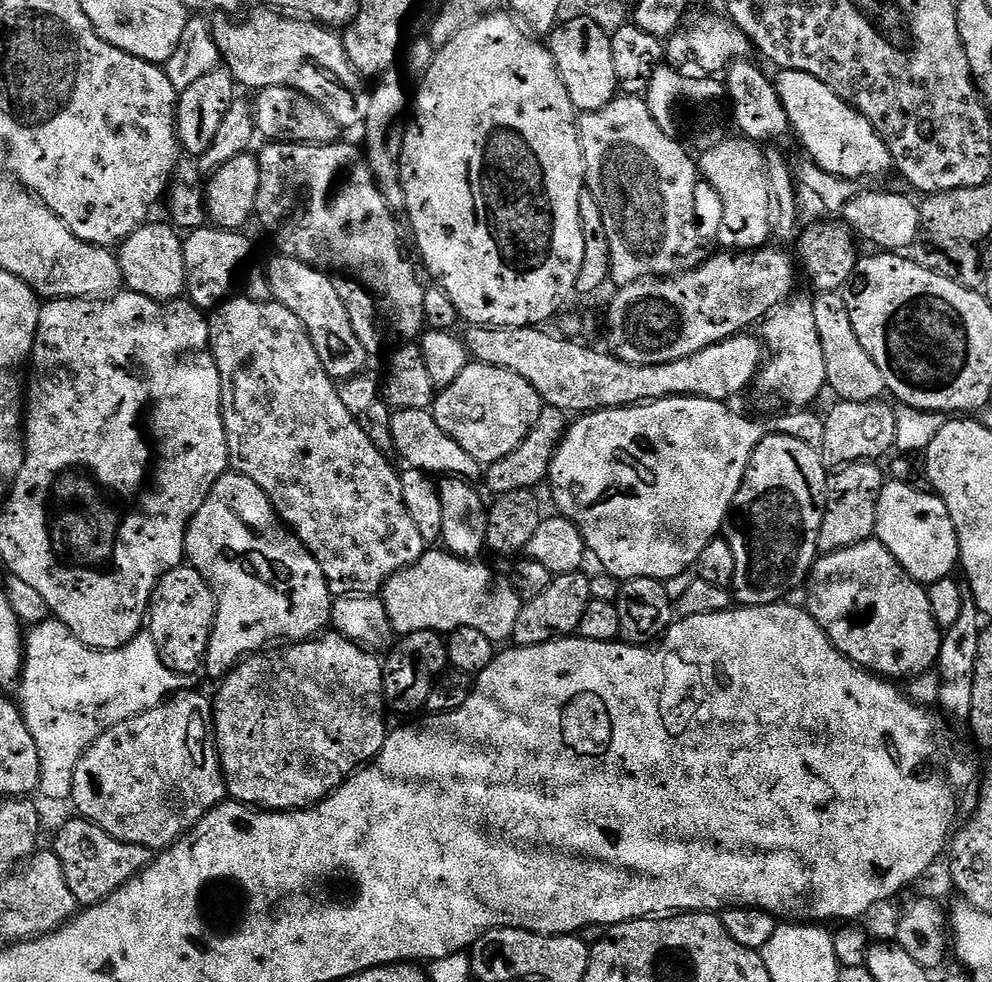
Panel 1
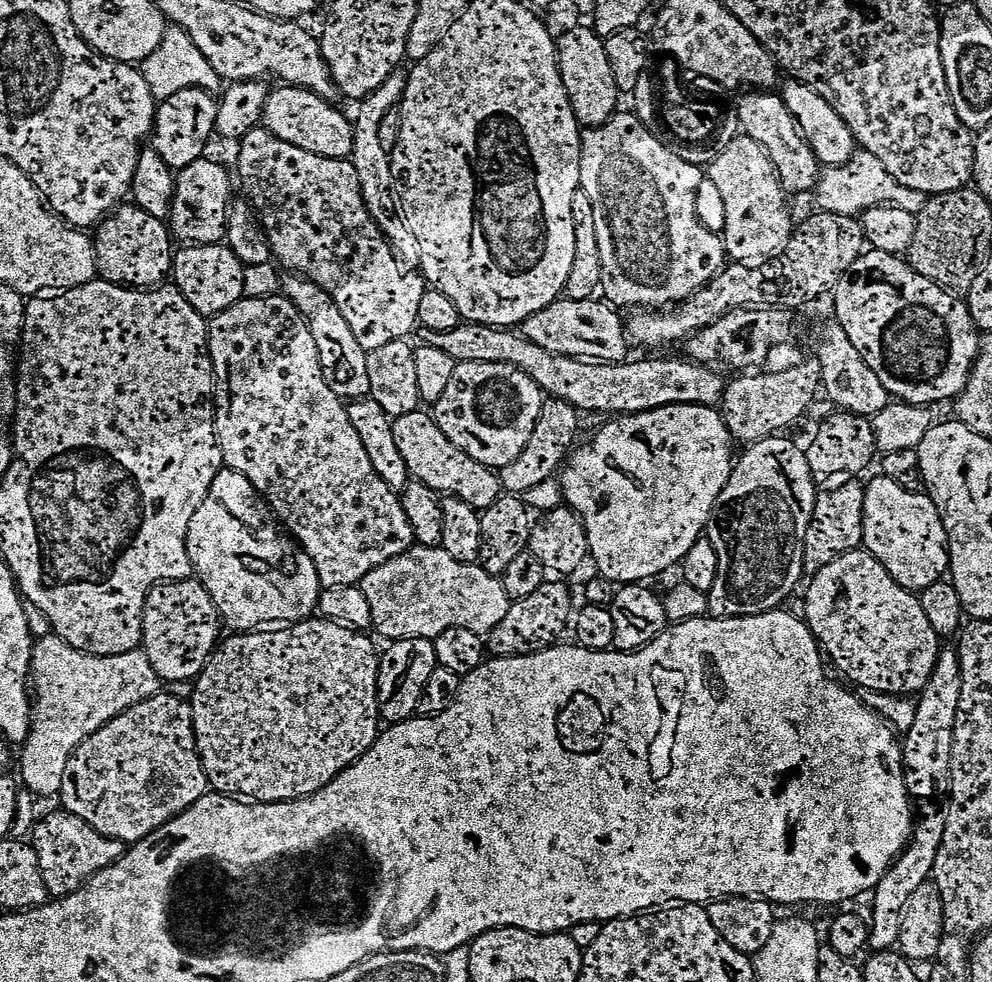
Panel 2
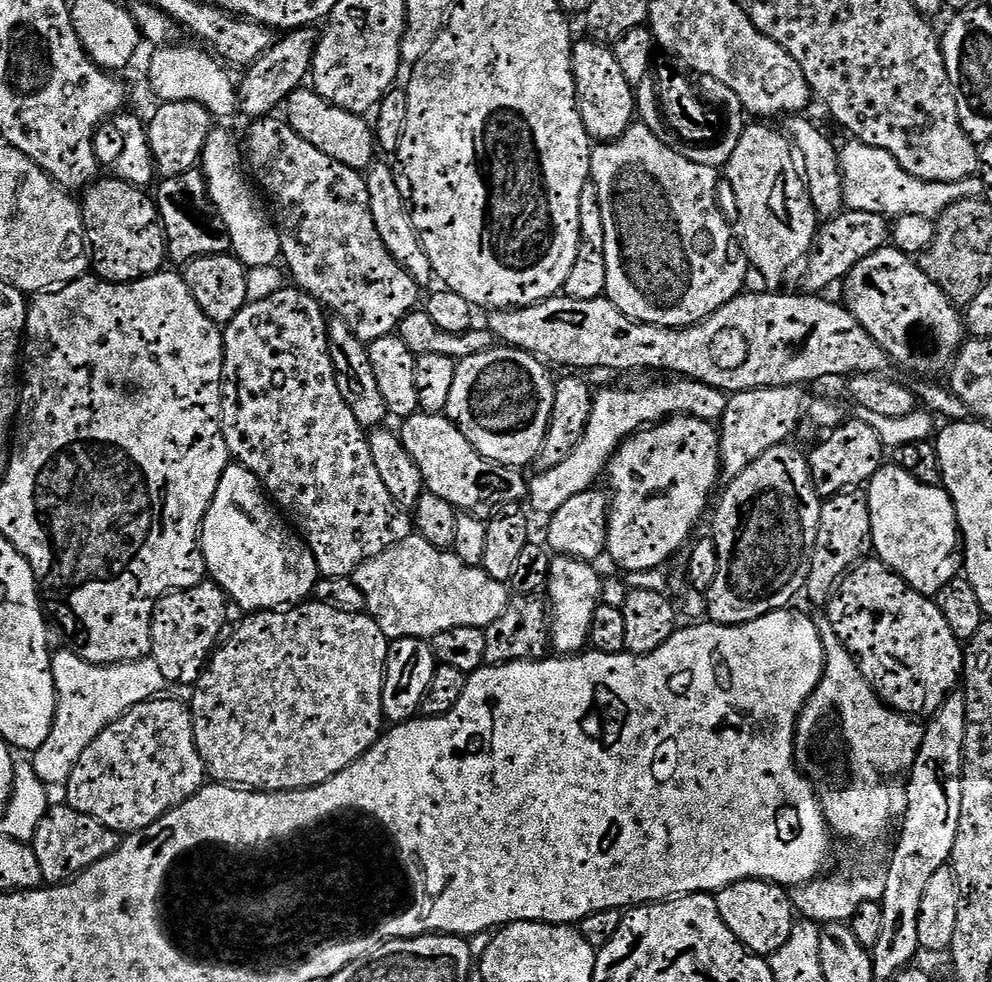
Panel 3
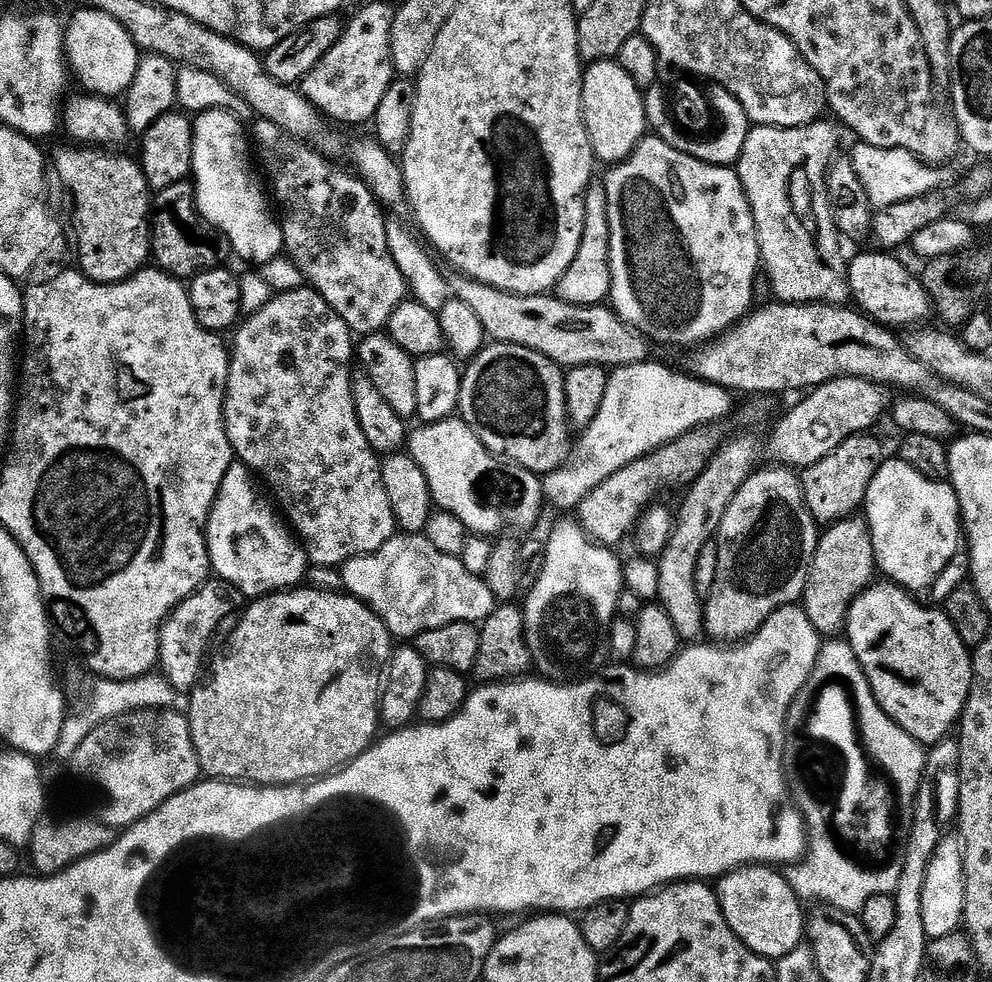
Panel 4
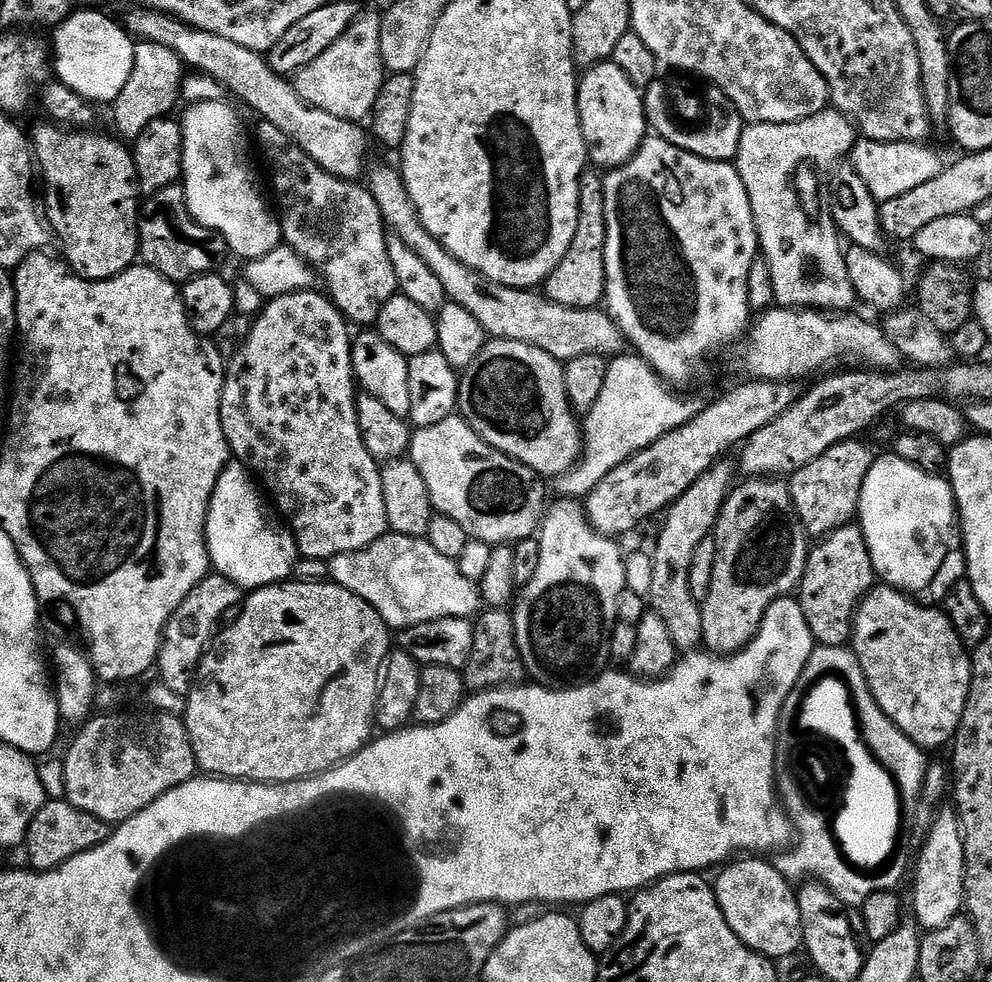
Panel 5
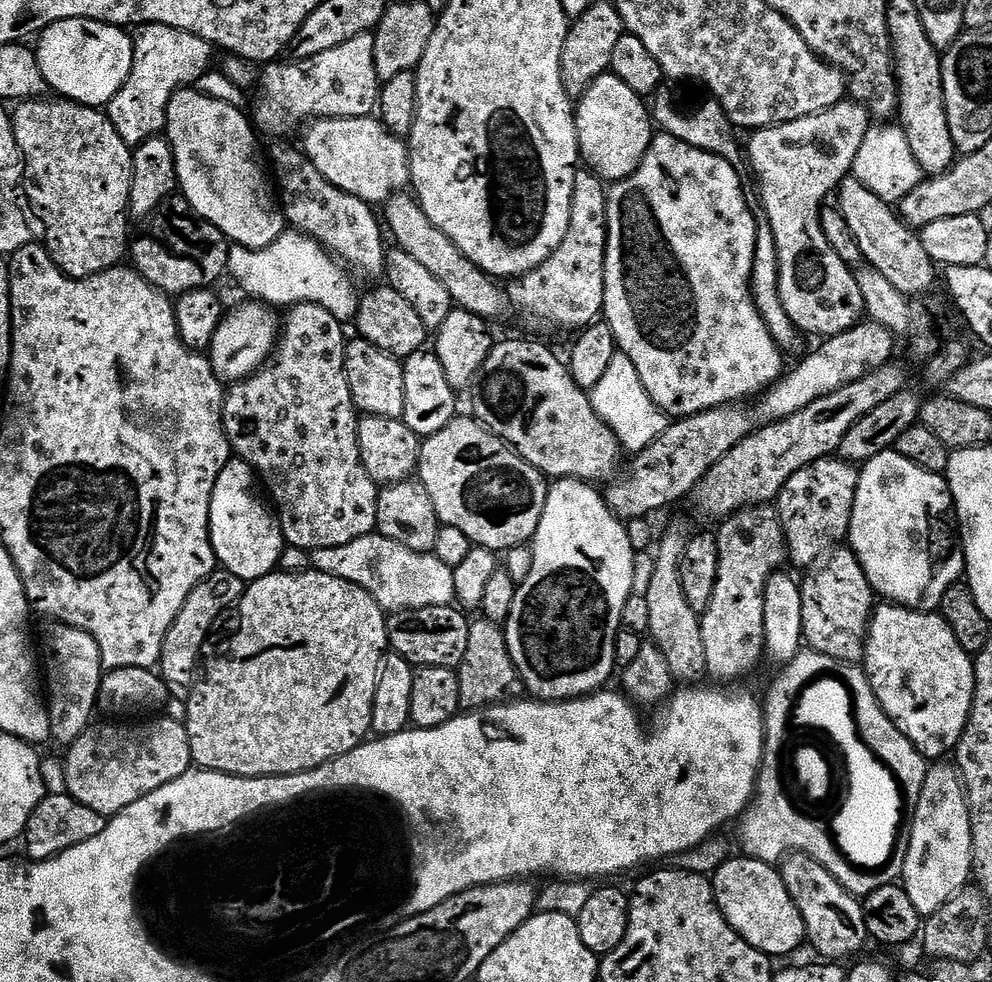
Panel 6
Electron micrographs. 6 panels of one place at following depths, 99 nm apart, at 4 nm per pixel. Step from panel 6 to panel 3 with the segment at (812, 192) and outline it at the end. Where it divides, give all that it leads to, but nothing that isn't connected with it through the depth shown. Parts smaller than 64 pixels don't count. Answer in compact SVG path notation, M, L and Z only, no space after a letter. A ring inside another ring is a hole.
M752 123L745 127L734 154L728 159L726 184L736 195L736 208L740 211L740 224L744 227L742 247L749 265L764 275L769 289L776 290L784 280L784 271L800 259L801 263L813 247L818 231L818 215L805 177L798 167L797 153L792 153L793 141L783 131L780 133L767 128L764 125L767 123Z

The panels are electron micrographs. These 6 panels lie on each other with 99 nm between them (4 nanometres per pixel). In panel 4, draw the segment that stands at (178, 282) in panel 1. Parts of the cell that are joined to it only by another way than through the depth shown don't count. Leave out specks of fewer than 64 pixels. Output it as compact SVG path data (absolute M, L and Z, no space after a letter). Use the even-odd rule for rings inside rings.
M68 146L72 148L64 148L56 156L54 161L54 167L58 174L58 178L61 182L66 182L68 188L75 193L76 205L78 205L78 215L76 221L79 225L80 234L80 247L76 253L74 253L75 259L80 259L80 265L78 265L79 271L83 275L87 276L89 280L95 280L98 284L116 284L120 280L128 280L134 273L141 271L145 267L144 264L147 260L150 260L150 253L152 251L152 241L150 239L150 200L149 200L149 186L144 177L144 171L140 168L139 163L135 159L132 160L128 156L119 156L119 151L116 150L97 150L92 146Z

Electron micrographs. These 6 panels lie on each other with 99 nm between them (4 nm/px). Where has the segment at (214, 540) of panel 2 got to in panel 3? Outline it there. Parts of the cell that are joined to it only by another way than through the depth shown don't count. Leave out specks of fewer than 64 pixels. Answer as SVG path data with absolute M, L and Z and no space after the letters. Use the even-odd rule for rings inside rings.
M229 463L218 482L218 490L215 491L200 528L200 550L207 575L223 589L235 607L237 604L245 608L245 613L284 610L307 601L315 593L318 569L314 554L274 507L260 479L241 464Z

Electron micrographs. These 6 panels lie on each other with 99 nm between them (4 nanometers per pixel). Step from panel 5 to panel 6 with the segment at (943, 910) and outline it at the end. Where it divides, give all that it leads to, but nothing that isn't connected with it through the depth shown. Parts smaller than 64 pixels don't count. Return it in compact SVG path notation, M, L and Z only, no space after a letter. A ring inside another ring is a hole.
M936 762L927 769L924 780L918 786L920 792L920 805L916 808L916 817L912 820L912 833L906 836L908 842L908 853L906 854L906 862L904 863L904 874L902 877L902 886L906 890L906 894L910 894L910 902L914 902L914 910L918 910L921 917L927 918L933 916L939 908L946 906L946 902L953 900L958 893L965 891L969 887L972 871L972 819L968 813L968 797L964 791L964 781L957 769L948 762Z

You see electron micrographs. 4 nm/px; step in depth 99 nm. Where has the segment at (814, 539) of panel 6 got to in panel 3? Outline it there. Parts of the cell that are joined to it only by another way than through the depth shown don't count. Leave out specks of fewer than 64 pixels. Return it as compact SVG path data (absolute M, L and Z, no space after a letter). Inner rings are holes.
M863 418L849 419L828 436L813 452L807 453L808 465L812 471L812 485L822 498L839 496L840 493L859 489L867 485L872 475L878 471L886 460L884 443L874 434L874 426L870 426Z

